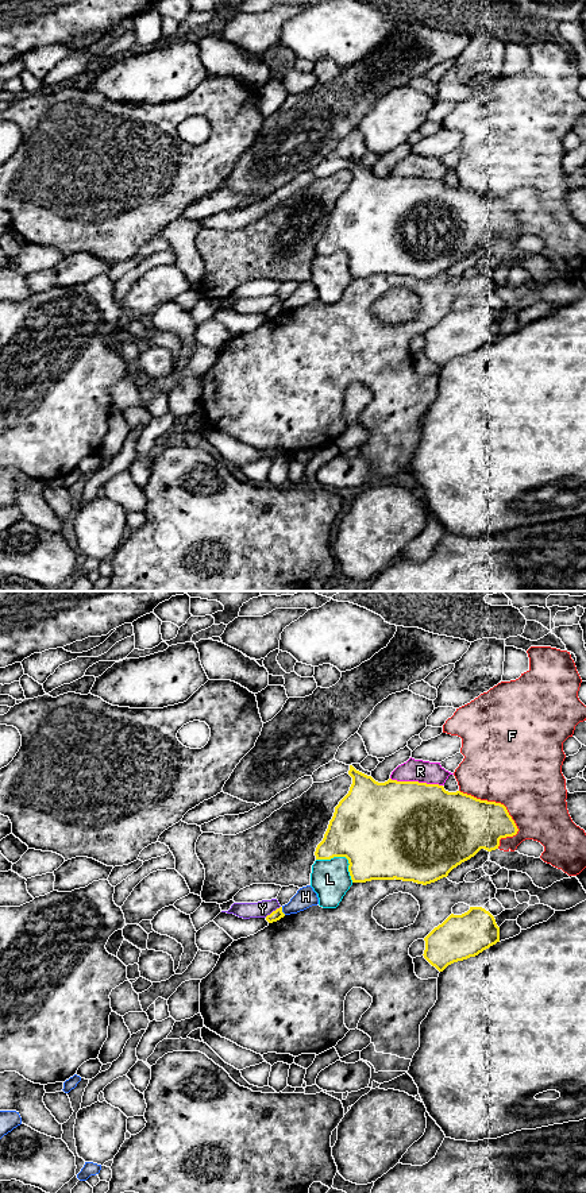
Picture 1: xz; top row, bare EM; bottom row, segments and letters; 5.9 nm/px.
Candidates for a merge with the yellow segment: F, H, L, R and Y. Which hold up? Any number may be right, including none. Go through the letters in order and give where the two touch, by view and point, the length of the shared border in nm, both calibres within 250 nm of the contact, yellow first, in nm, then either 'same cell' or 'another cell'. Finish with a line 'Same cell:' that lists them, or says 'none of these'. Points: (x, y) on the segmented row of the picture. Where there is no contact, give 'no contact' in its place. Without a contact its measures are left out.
F: meets yellow in xz at (494, 802); contact 440 nm long; 380 nm thick on the yellow side, 500 nm on the other; another cell
H: meets yellow in xz at (281, 911); contact 50 nm long; 70 nm thick on the yellow side, 120 nm on the other; another cell
L: meets yellow in xz at (343, 856); contact 260 nm long; 500 nm thick on the yellow side, 240 nm on the other; another cell
R: meets yellow in xz at (416, 782); contact 320 nm long; 500 nm thick on the yellow side, 130 nm on the other; another cell
Y: meets yellow in xz at (273, 911); contact 120 nm long; 70 nm thick on the yellow side, 100 nm on the other; another cell
Same cell: none of these

